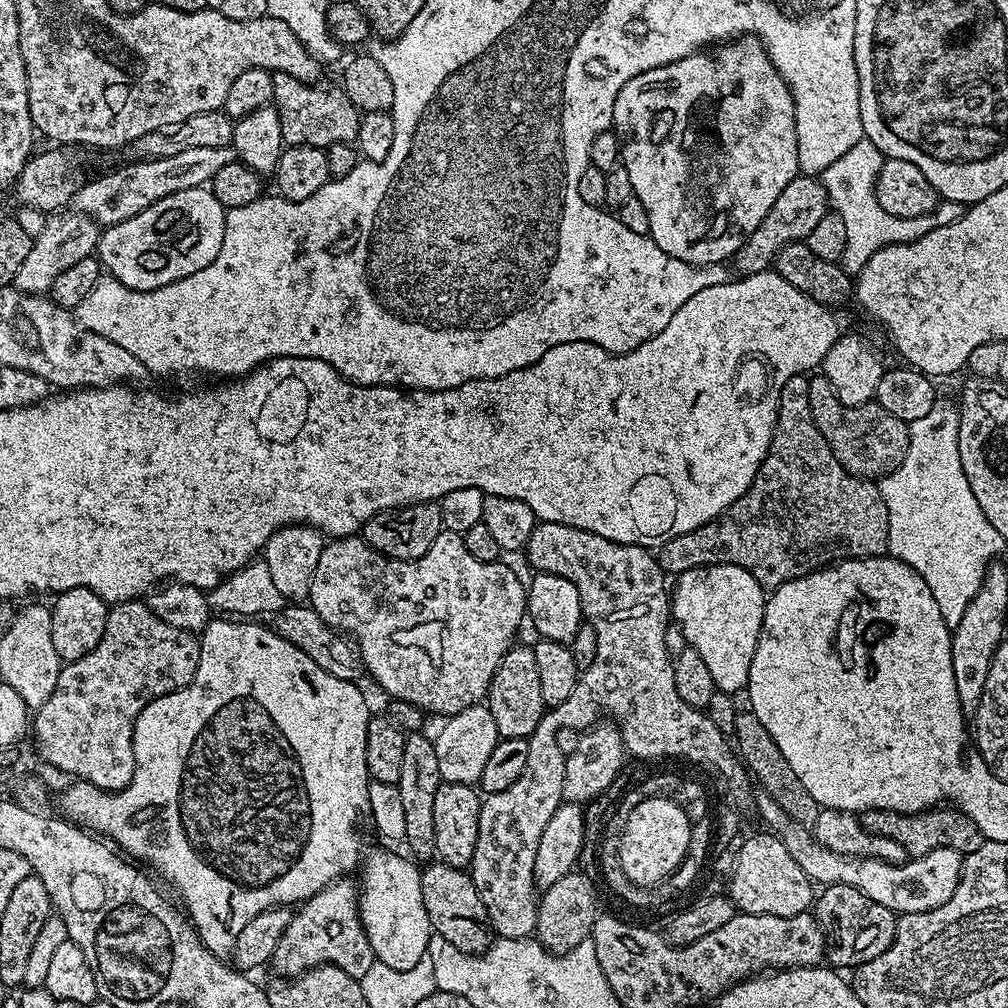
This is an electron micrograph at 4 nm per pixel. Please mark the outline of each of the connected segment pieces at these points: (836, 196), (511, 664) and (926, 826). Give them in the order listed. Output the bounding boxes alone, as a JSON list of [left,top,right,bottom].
[[822,138,966,274],[486,647,546,740],[859,806,984,857]]

